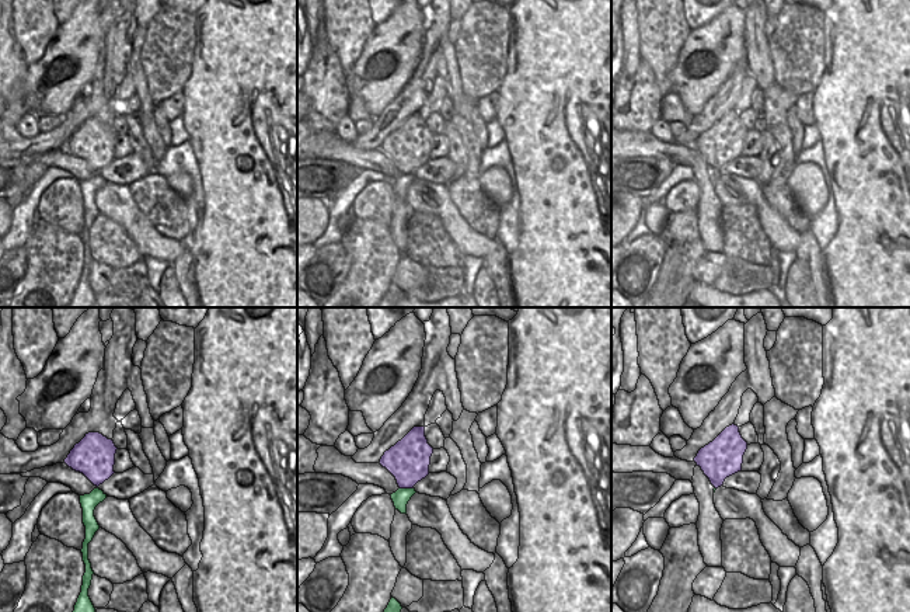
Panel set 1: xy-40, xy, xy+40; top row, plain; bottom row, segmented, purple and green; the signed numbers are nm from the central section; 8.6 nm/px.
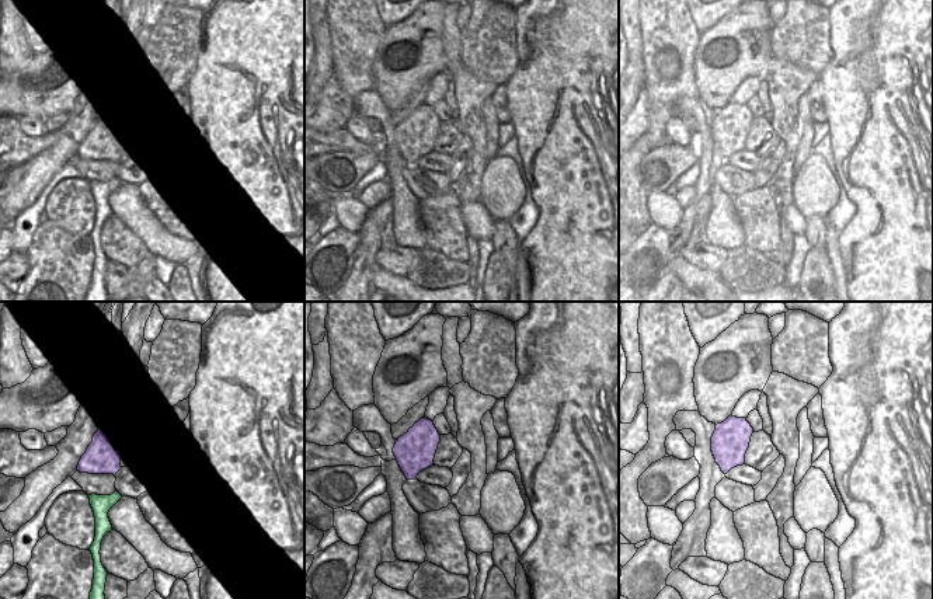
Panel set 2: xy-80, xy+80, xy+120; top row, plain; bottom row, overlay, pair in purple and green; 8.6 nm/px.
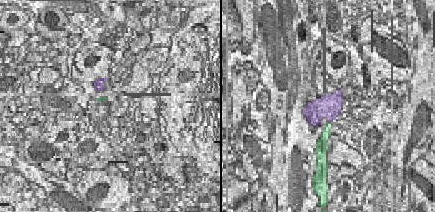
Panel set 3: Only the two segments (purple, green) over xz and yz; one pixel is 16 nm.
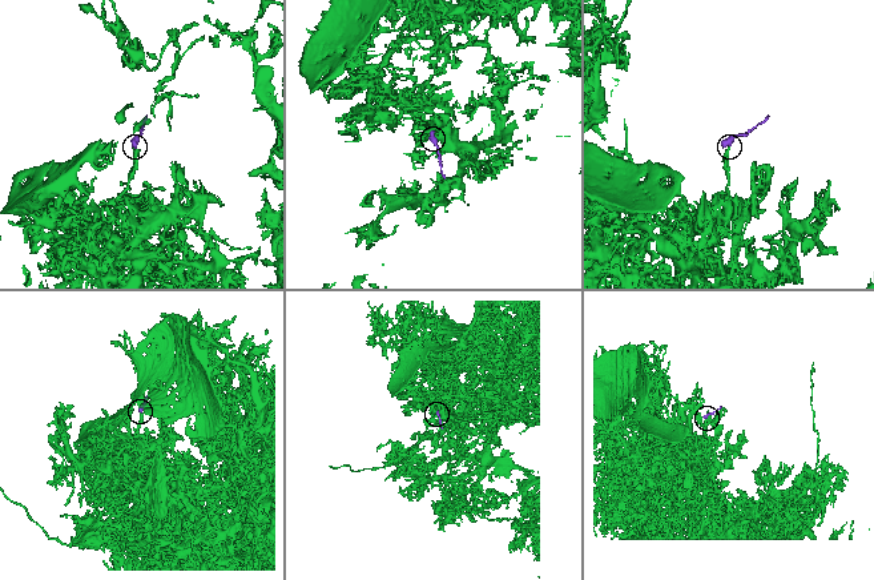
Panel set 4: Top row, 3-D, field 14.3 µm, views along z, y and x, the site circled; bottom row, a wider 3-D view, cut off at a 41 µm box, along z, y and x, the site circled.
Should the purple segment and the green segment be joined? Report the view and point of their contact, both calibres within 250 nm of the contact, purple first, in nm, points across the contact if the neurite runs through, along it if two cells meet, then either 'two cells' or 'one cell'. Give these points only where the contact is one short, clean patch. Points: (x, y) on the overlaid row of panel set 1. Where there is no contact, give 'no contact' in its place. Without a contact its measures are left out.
contact xy (407, 487); calibres 360 and 140 nm; two cells

